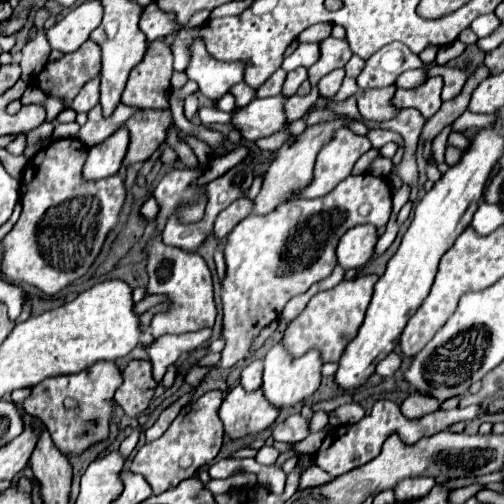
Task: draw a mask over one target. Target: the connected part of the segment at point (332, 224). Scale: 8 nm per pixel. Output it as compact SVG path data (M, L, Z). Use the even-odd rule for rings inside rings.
M364 172L364 174L358 174L358 176L348 176L348 178L346 178L346 180L342 180L342 182L340 182L340 184L338 184L332 192L328 192L328 194L326 194L326 196L322 196L322 198L314 198L314 200L290 200L290 202L280 204L278 208L274 208L272 212L268 212L268 214L264 214L264 216L260 216L260 214L250 214L250 216L246 216L244 220L240 220L240 222L236 224L236 228L228 234L226 244L224 244L224 258L226 258L226 266L228 266L226 278L224 278L224 282L222 282L224 340L226 340L226 346L224 346L224 350L222 350L222 358L220 358L220 362L218 362L216 366L208 366L208 368L204 368L197 365L188 370L188 372L186 372L186 376L184 376L186 383L191 386L197 386L203 381L204 376L208 374L208 370L210 370L210 368L230 368L230 366L234 366L238 360L248 358L248 348L250 348L252 340L258 336L258 332L260 332L266 324L270 324L272 320L276 320L276 318L280 316L280 312L282 312L284 304L286 304L292 296L306 292L306 290L308 290L314 282L320 282L322 278L328 278L328 276L334 272L334 268L336 268L336 264L338 264L338 262L336 262L336 244L338 244L340 236L342 236L346 230L350 230L352 226L358 226L358 224L372 224L372 226L376 226L376 228L386 228L386 224L388 224L390 216L392 216L392 188L390 188L388 178L386 178L386 176L374 176L374 174Z

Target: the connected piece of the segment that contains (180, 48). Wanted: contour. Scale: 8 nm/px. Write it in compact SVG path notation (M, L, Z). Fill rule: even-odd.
M180 32L176 36L176 42L172 44L172 54L174 54L174 70L184 70L188 64L188 44L192 42L196 34L190 32Z

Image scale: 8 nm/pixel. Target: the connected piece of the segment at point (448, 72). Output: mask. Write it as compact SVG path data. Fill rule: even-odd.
M434 66L427 72L426 78L434 77L436 74L440 74L444 78L442 100L452 100L452 96L456 96L460 92L460 88L464 86L464 80L468 78L466 72L462 72L458 68L448 68L448 66Z

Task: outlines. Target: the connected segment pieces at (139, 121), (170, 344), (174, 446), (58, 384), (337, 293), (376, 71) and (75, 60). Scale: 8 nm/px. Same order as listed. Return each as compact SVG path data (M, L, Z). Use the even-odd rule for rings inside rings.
M140 110L124 124L130 132L130 146L124 166L148 160L166 140L166 126L172 126L168 110Z
M198 330L192 334L160 336L160 338L154 338L152 344L142 346L142 350L148 354L148 358L152 362L152 372L154 372L156 382L162 380L166 368L170 364L174 364L180 358L180 354L190 352L198 346L204 346L208 338L210 338L210 330Z
M210 390L206 394L202 394L196 402L186 404L180 414L174 418L174 422L170 424L170 428L154 442L144 444L138 454L134 456L130 468L136 474L142 474L148 484L152 484L154 494L160 494L176 484L180 484L180 480L190 478L196 474L198 468L202 468L204 464L210 464L216 454L220 452L222 446L222 424L218 418L218 406L222 404L226 390Z
M100 360L84 372L42 380L32 388L32 398L24 402L24 410L46 424L56 448L62 454L82 454L90 446L108 440L110 422L116 416L118 408L114 392L122 386L122 382L124 378L118 364Z
M366 274L366 276L358 276L356 280L342 280L338 286L318 292L308 302L304 312L296 320L292 320L284 330L280 342L288 350L288 354L296 358L296 356L304 356L308 350L318 350L324 362L338 362L346 344L358 334L358 328L364 322L364 314L370 304L372 290L378 278L380 278L378 274Z
M392 42L366 60L366 66L358 76L358 86L364 90L390 86L404 70L410 68L422 68L422 60L408 46Z
M86 40L80 50L64 54L62 58L48 62L32 84L44 94L62 98L68 108L80 88L100 72L100 46L94 40Z

